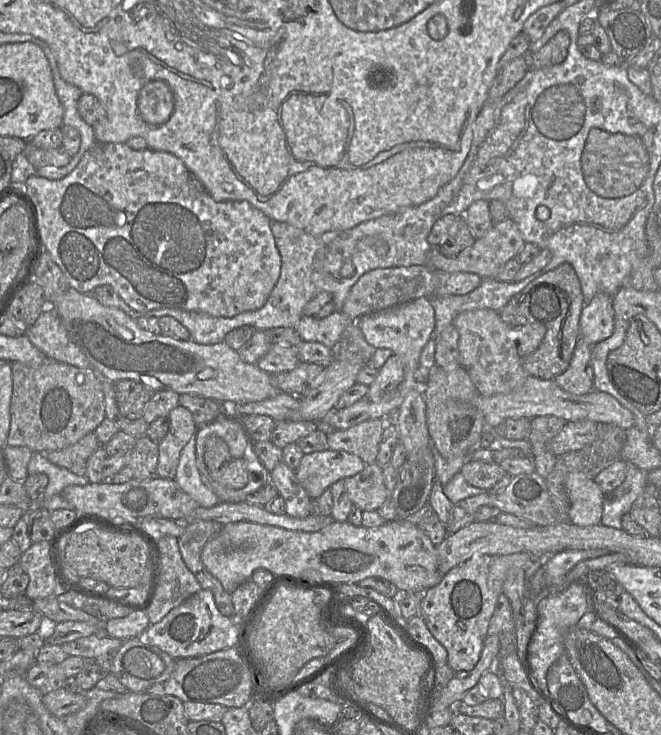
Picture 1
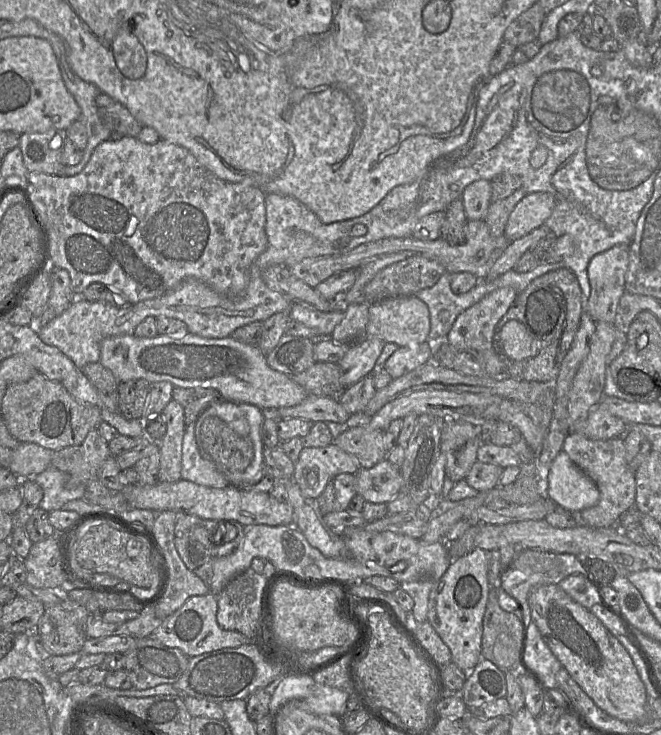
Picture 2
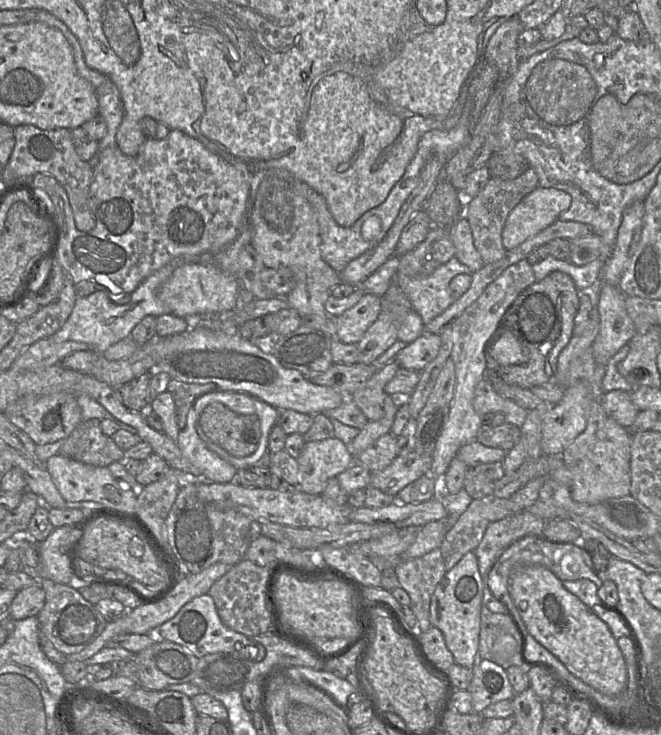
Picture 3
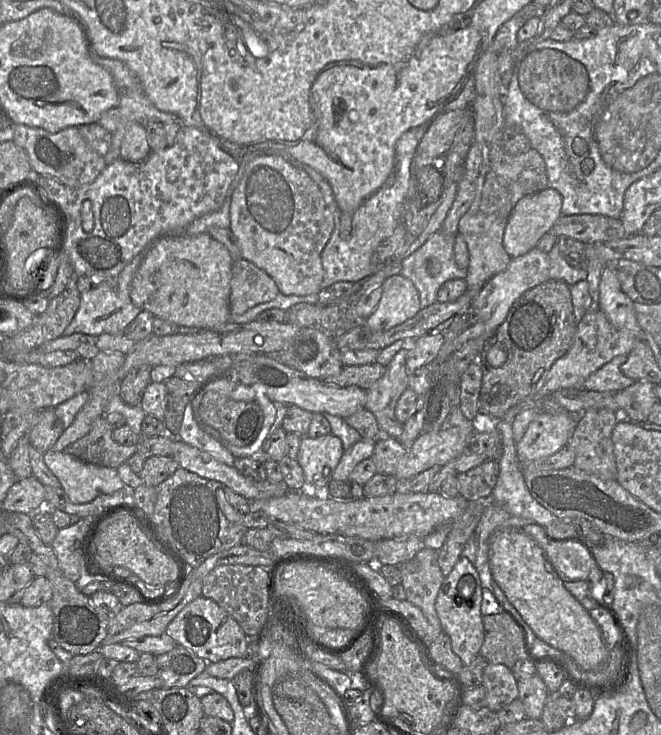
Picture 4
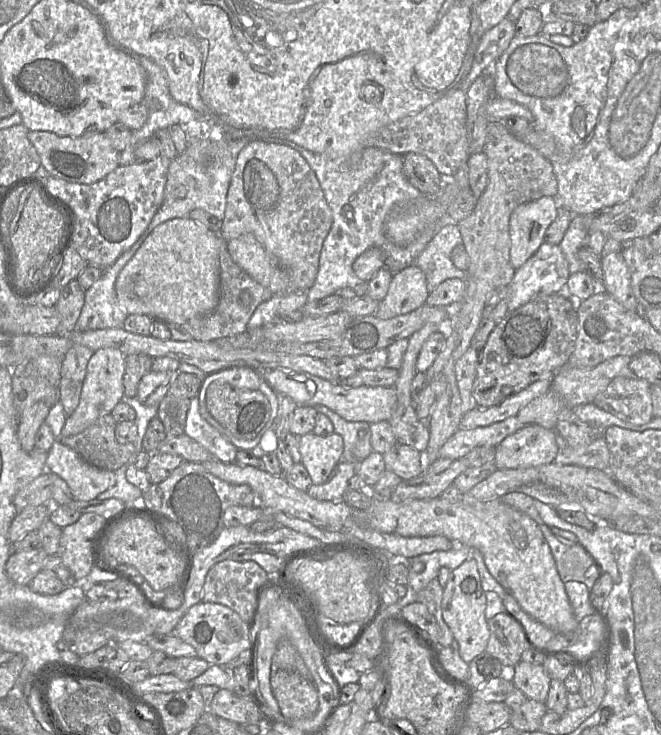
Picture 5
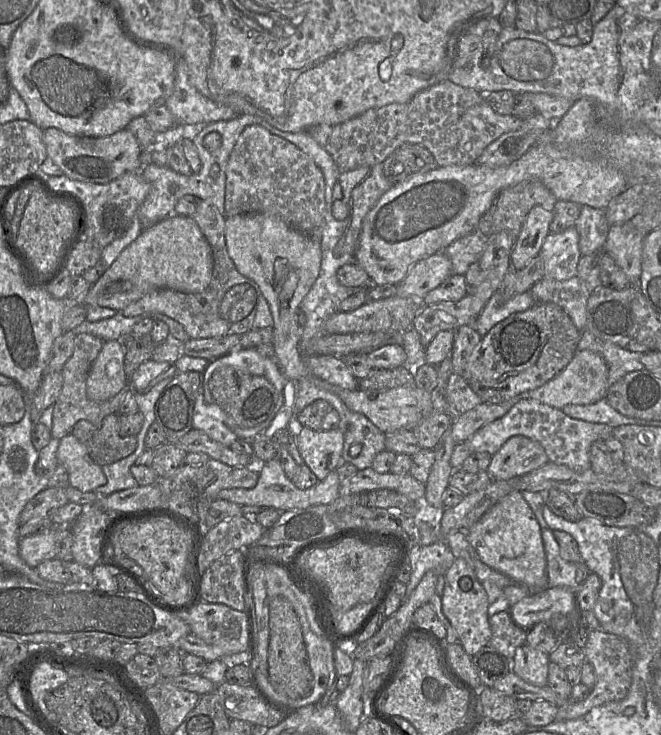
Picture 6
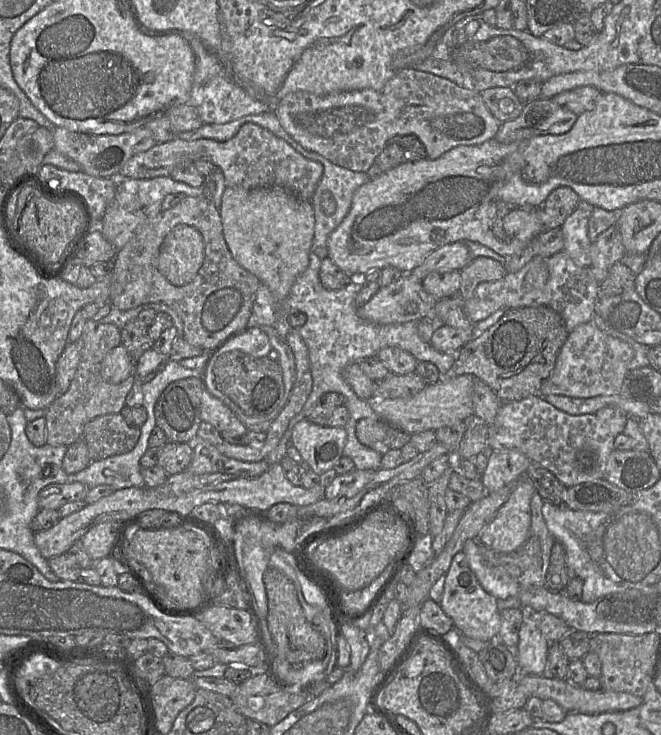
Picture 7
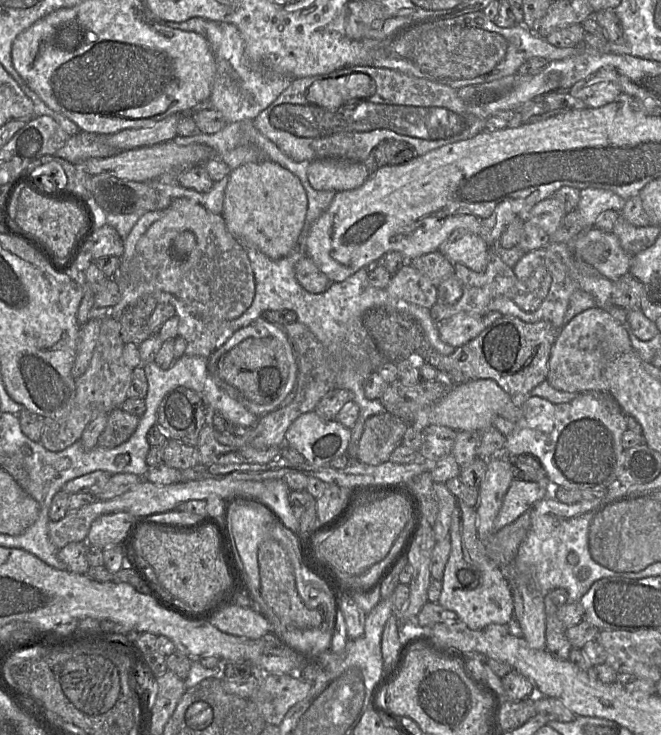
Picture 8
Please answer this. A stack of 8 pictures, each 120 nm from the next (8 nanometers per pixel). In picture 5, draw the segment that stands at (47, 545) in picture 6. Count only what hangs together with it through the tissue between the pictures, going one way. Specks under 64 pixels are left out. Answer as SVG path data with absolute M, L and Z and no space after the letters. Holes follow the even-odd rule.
M42 547L12 552L5 565L8 578L18 585L27 585L43 569L47 553Z

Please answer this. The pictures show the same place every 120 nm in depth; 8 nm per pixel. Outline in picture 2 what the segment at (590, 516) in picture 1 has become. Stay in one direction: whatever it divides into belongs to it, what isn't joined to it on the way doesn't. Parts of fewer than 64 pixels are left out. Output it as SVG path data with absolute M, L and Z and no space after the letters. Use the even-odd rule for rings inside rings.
M563 451L547 472L544 491L558 507L571 514L595 506L600 497L595 483Z

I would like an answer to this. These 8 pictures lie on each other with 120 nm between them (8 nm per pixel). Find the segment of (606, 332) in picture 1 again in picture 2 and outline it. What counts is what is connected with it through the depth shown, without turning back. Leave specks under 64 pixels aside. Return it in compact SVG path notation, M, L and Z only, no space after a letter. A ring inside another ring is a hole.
M615 245L589 262L590 295L585 299L585 310L595 322L618 323L618 304L626 291L629 246Z

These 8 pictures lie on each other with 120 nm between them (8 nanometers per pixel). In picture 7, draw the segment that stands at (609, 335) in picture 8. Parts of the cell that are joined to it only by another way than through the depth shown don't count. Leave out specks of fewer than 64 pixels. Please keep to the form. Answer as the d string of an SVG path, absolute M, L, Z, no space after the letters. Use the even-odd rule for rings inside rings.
M592 318L568 333L557 355L555 366L539 389L538 395L573 398L619 395L633 356L634 350L628 343L598 328Z

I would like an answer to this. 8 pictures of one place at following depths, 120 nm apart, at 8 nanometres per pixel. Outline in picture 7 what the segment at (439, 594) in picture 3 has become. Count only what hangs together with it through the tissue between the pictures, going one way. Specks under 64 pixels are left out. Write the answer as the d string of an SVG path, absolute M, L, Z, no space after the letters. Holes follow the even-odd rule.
M462 550L454 555L445 576L439 605L443 612L452 619L455 630L474 639L489 642L496 640L501 625L497 599L481 586Z

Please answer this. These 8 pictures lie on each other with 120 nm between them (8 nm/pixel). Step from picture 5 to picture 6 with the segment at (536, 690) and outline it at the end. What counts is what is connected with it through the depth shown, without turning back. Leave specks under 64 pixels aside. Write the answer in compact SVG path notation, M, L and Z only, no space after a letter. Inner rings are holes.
M524 643L514 655L514 673L528 683L545 686L548 683L549 654Z

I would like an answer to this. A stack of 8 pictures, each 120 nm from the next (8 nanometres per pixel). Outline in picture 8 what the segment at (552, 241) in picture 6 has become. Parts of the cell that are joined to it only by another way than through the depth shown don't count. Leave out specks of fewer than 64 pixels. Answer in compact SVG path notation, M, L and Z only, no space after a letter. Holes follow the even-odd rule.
M586 188L580 192L577 211L584 222L584 230L595 226L596 218L606 210L620 212L626 200L612 191L597 188Z

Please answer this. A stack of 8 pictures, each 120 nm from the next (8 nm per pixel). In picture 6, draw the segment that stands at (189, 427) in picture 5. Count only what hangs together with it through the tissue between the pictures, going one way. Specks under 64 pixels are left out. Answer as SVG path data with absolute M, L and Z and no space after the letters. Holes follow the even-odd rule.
M200 386L193 411L193 429L202 430L211 439L230 447L238 439L225 424L225 413L216 404L208 405L204 397L204 386Z

